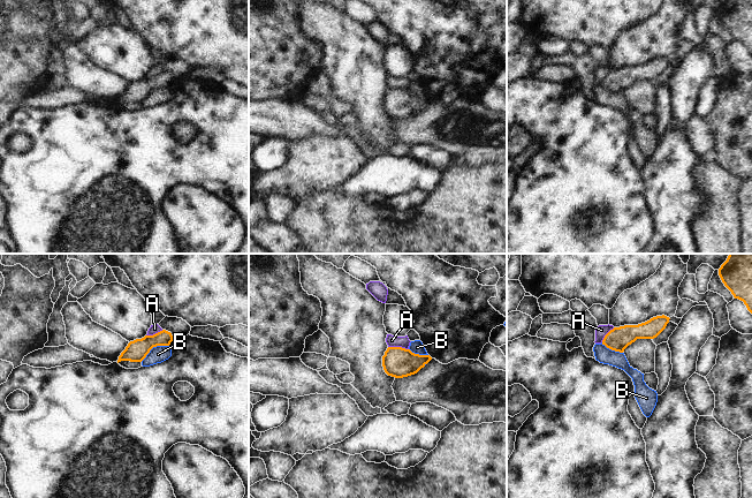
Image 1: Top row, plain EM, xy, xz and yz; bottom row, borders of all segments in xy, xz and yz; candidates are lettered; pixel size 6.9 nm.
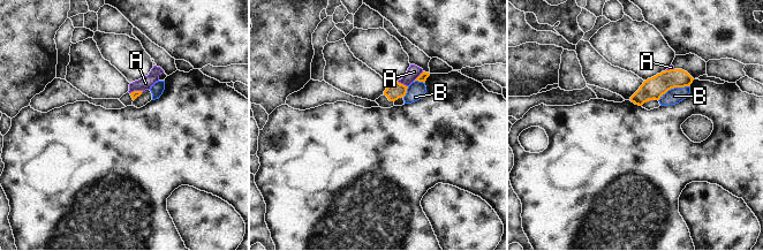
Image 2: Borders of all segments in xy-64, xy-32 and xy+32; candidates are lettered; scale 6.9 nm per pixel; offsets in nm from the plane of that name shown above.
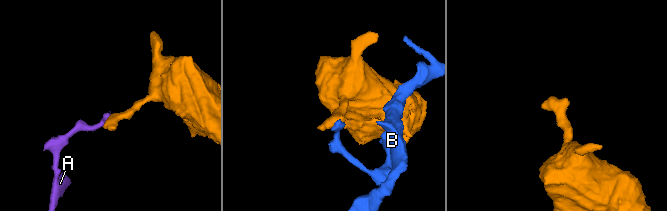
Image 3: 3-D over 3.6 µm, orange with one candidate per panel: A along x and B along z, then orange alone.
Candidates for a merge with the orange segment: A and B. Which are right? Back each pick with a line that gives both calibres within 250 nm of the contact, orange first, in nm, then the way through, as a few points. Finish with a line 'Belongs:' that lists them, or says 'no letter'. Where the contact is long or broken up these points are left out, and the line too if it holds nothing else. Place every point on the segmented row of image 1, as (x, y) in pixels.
Belongs: no letter

